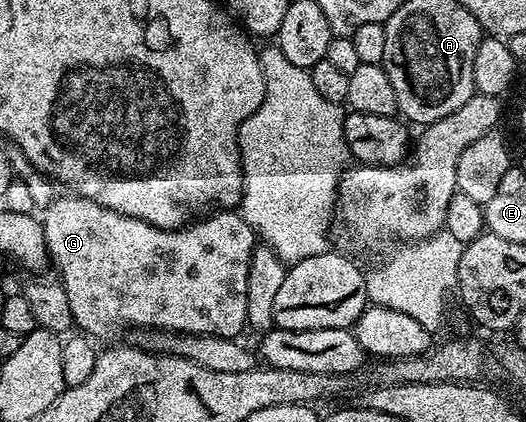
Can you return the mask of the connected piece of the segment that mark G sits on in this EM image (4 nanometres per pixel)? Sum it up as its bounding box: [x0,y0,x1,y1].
[43,191,255,339]

